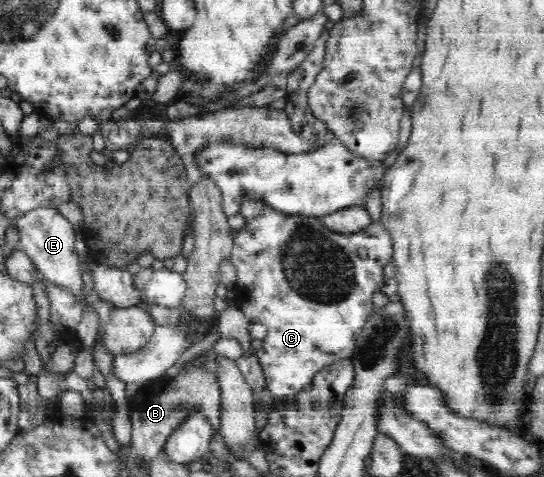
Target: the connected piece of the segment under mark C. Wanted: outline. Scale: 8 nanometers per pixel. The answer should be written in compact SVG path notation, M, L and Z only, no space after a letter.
M256 200L244 201L239 213L246 224L236 234L231 250L230 260L237 272L234 306L251 322L268 327L263 345L254 355L261 364L271 396L292 397L312 382L322 368L353 355L359 334L374 308L374 295L386 279L384 266L392 261L392 237L380 221L356 234L339 234L326 228L320 217L287 215Z

